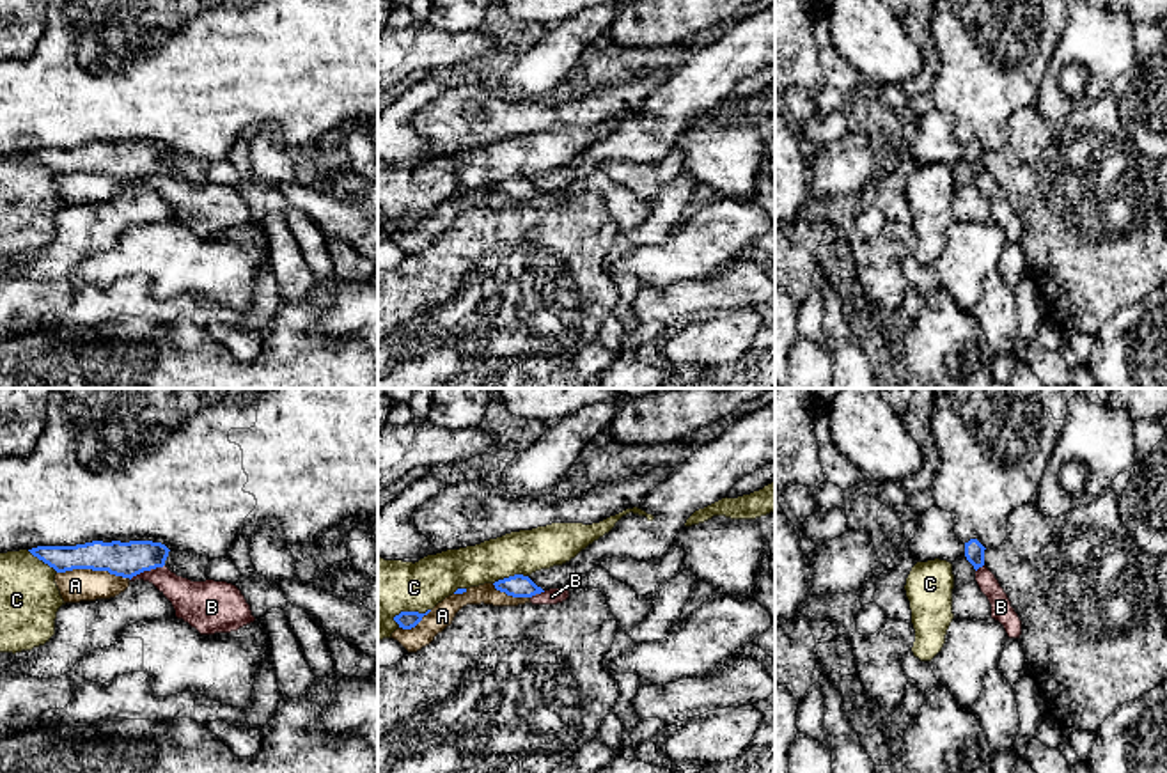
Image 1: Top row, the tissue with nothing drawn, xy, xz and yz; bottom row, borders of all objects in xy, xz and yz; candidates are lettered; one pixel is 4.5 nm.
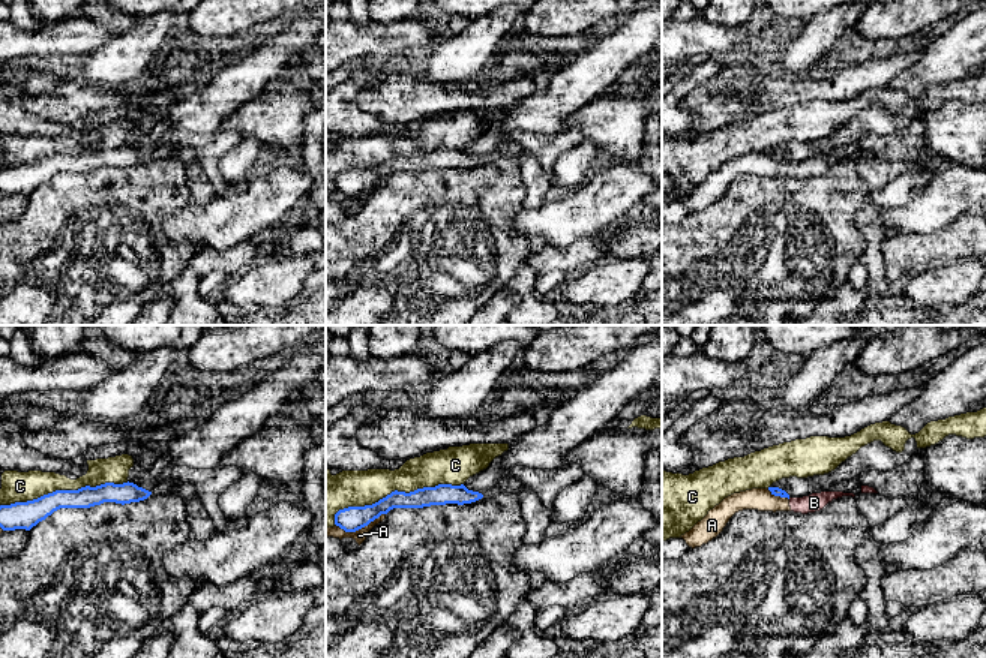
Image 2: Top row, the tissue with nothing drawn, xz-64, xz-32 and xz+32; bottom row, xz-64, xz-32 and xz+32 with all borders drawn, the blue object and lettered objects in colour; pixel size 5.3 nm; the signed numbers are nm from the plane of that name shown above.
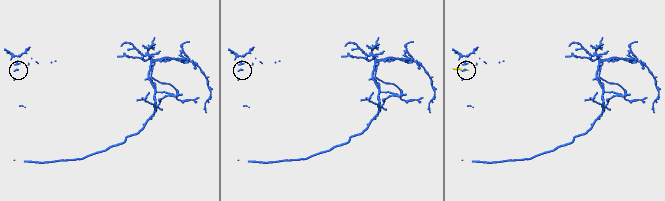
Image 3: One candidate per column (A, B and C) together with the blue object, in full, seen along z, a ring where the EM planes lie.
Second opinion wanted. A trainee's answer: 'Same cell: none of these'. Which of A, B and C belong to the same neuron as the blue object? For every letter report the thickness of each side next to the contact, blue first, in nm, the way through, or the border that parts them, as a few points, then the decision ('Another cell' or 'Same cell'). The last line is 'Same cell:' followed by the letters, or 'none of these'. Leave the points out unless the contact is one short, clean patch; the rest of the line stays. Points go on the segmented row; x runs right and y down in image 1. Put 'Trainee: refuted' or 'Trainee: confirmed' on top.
Trainee: confirmed
A: Thickness 160 nm (blue) against 150 nm. Another cell
B: Thickness 160 nm (blue) against 180 nm. Boundary: xy (164, 564), (144, 569), (130, 580). Another cell
C: Thickness 80 nm (blue) against 280 nm. Another cell
Same cell: none of these

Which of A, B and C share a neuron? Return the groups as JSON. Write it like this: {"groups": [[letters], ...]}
{"groups": [["A", "B"], ["C"]]}

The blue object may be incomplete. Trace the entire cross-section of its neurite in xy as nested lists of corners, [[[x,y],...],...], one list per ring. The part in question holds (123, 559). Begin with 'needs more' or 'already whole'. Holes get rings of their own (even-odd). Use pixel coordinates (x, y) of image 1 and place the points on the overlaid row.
already whole; [[[92,541],[76,546],[37,546],[28,551],[57,573],[92,569],[131,580],[144,571],[163,567],[170,550],[153,541]]]

